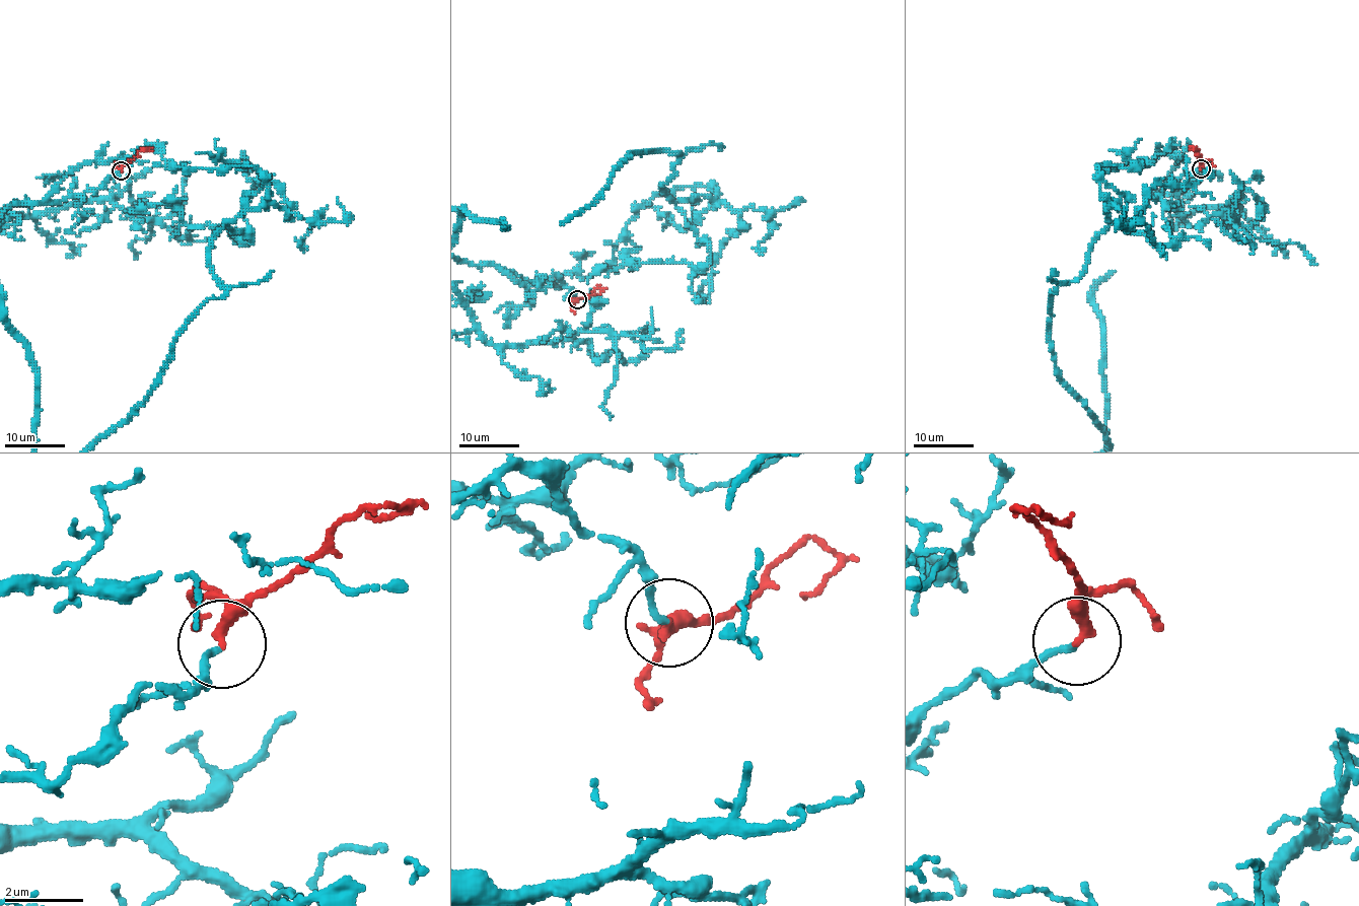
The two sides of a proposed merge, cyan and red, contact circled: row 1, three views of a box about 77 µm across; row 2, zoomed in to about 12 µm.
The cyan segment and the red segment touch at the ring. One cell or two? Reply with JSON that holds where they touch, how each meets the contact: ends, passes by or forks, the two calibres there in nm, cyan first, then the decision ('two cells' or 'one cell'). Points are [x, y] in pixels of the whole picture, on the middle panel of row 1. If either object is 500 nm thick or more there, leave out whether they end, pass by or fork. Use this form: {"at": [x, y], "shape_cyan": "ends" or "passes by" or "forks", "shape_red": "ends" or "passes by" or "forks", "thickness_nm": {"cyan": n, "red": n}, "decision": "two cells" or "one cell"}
{"at": [577, 299], "shape_cyan": "ends", "shape_red": "passes by", "thickness_nm": {"cyan": 160, "red": 240}, "decision": "one cell"}

